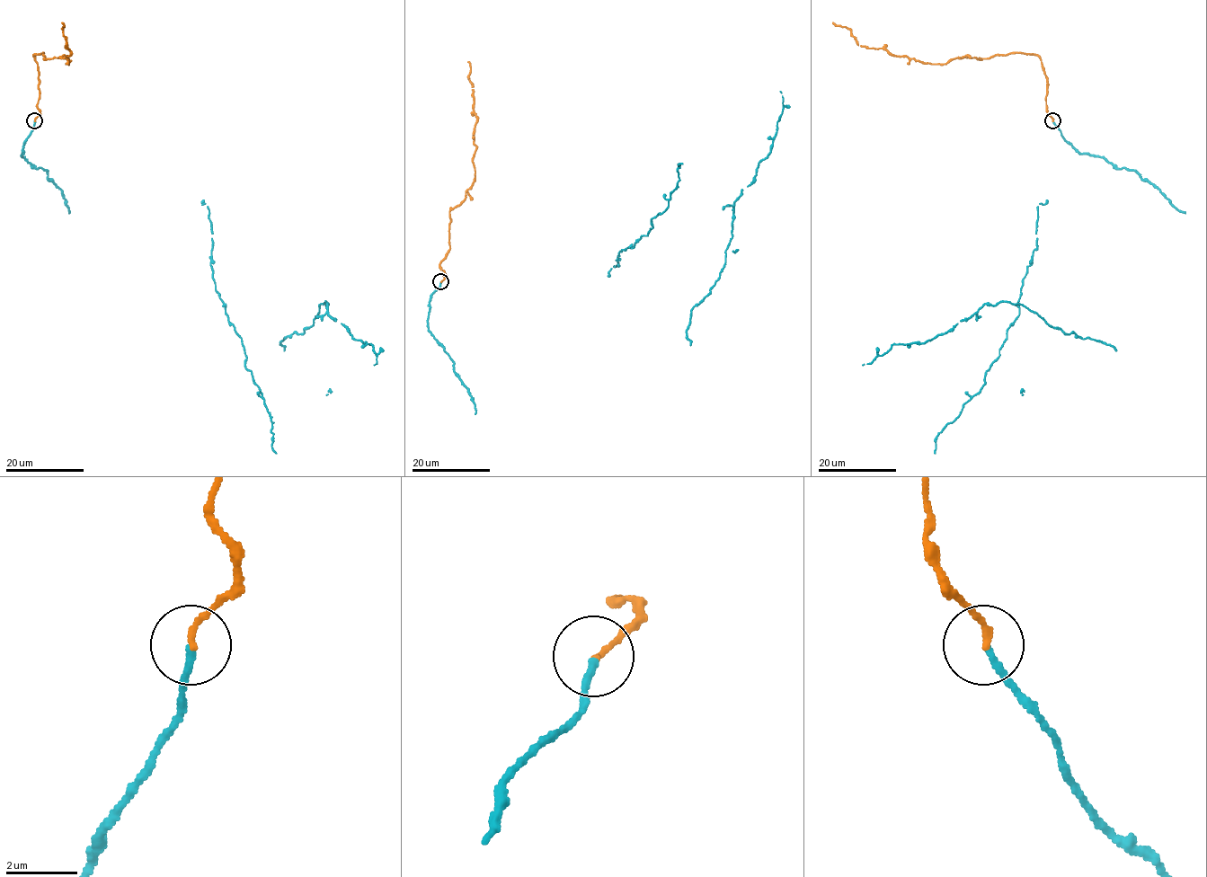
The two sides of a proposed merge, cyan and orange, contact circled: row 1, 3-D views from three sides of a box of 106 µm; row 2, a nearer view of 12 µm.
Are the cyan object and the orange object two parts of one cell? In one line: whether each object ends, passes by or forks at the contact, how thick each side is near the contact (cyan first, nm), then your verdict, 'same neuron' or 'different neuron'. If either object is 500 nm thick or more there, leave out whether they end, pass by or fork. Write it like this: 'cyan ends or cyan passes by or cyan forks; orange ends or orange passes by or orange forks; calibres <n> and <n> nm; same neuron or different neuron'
cyan ends; orange ends; calibres 190 and 180 nm; same neuron

